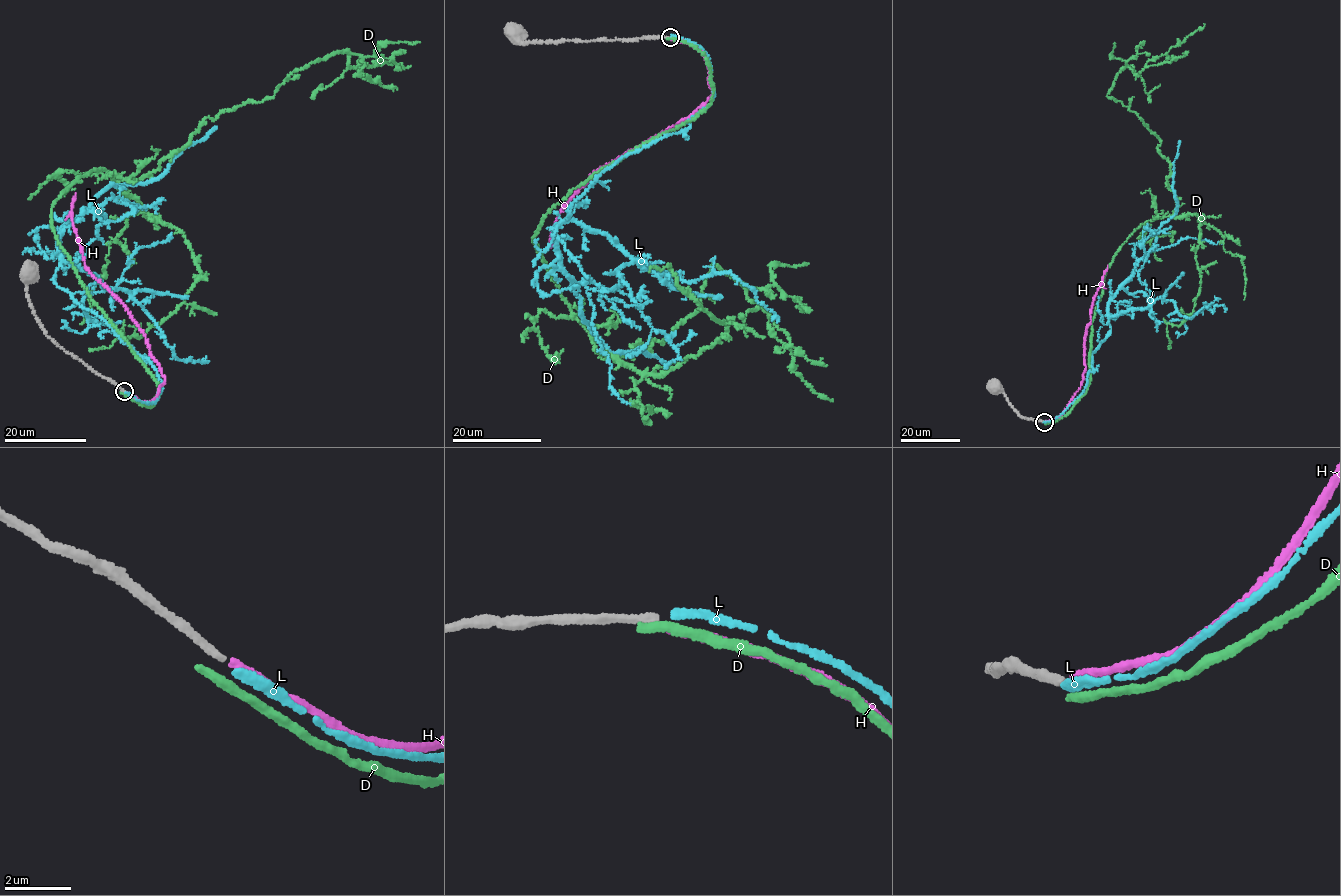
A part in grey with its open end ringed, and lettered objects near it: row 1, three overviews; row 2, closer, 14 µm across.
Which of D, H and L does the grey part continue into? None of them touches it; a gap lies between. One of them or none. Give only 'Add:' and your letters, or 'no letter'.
Add: no letter

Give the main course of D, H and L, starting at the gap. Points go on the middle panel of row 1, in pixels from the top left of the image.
D: (670, 38), (705, 56), (709, 104), (532, 239), (597, 351), (650, 351), (713, 263), (832, 399)
H: (671, 38), (687, 42), (703, 53), (712, 93), (688, 117), (591, 174), (557, 214), (550, 247)
L: (672, 36), (706, 53), (712, 101), (605, 170), (553, 234), (611, 352), (670, 368)

